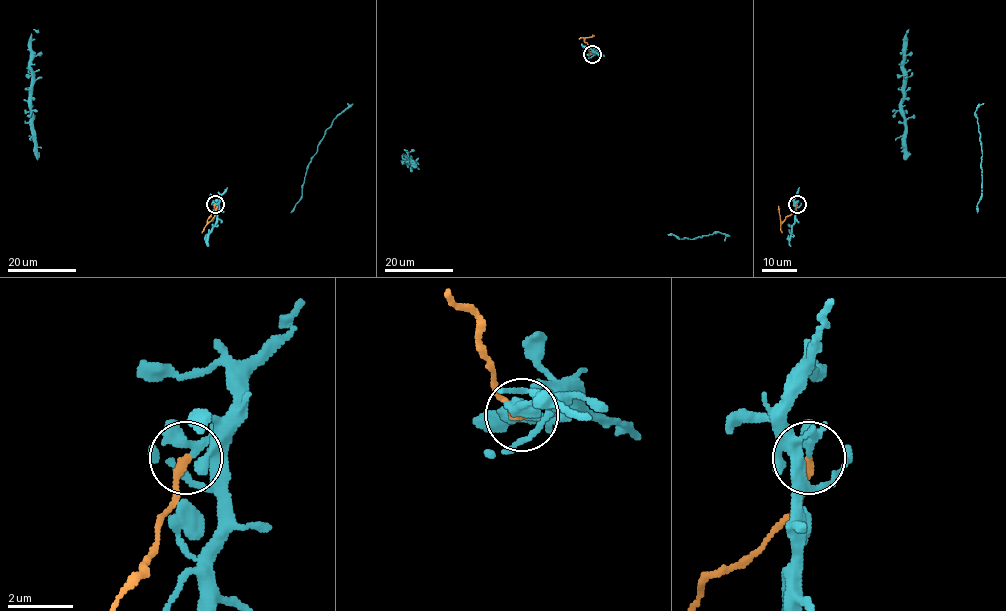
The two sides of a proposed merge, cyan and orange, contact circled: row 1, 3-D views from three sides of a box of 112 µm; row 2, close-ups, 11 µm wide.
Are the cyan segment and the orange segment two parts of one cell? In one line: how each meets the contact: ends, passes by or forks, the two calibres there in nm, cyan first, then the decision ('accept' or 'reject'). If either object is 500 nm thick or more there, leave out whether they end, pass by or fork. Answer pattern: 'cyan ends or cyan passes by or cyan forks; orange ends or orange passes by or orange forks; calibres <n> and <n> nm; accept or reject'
cyan passes by; orange ends; calibres 260 and 260 nm; reject

